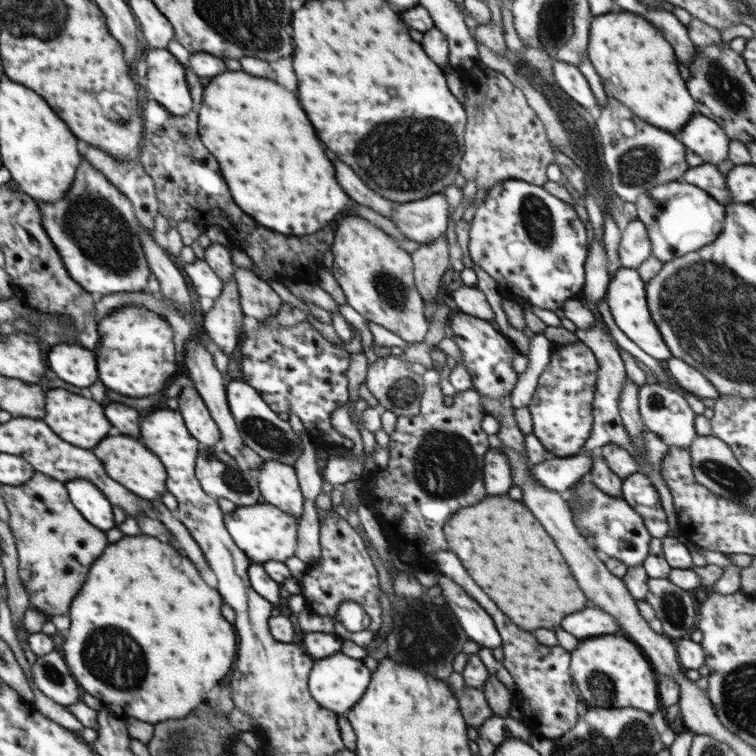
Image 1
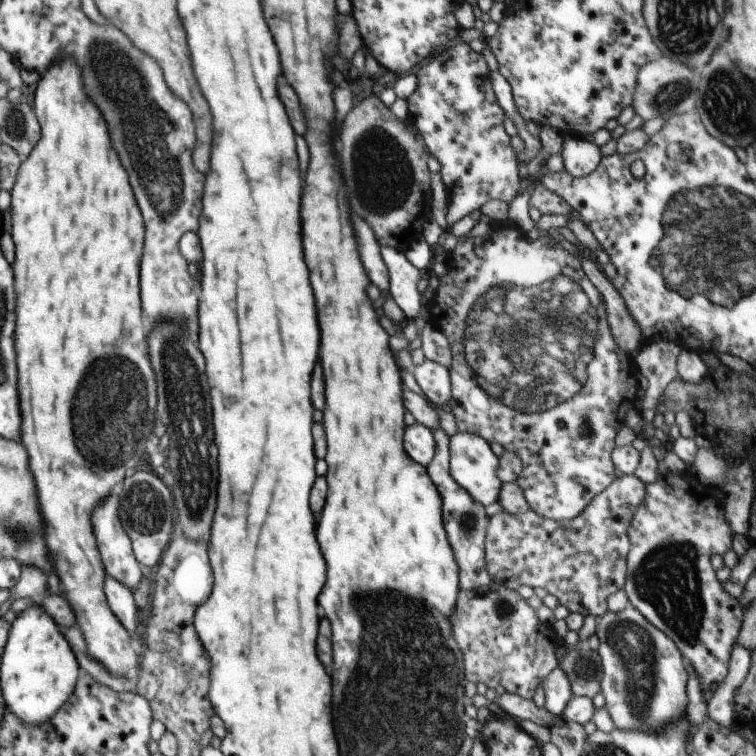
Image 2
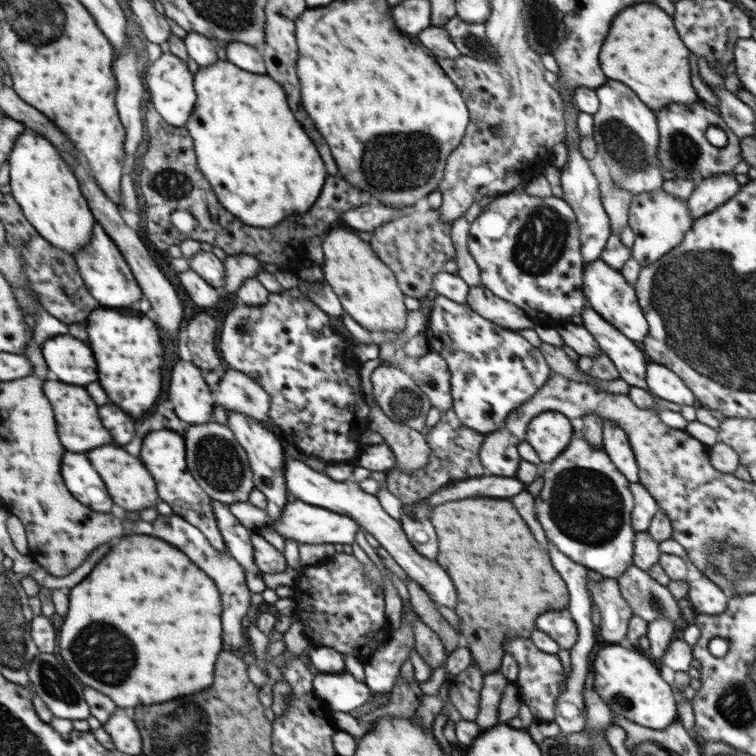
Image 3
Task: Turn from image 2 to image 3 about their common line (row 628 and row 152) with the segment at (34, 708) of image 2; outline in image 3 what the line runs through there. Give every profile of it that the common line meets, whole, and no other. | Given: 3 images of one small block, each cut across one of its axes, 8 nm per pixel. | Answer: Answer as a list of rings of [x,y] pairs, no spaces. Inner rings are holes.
[[[30,127],[18,135],[8,155],[8,186],[24,216],[46,242],[73,256],[90,242],[95,216],[92,216],[93,212],[82,196],[80,181],[70,167],[60,158],[54,144]]]

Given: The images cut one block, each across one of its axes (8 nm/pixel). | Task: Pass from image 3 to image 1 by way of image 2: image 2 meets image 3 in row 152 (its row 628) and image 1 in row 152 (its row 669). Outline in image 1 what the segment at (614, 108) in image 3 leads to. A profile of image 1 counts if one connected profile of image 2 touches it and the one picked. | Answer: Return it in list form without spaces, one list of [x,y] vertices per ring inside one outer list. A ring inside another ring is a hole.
[[[607,97],[607,104],[601,108],[596,119],[612,190],[623,201],[635,202],[643,192],[660,184],[681,180],[690,170],[686,162],[688,150],[676,134],[648,124],[617,98]]]

